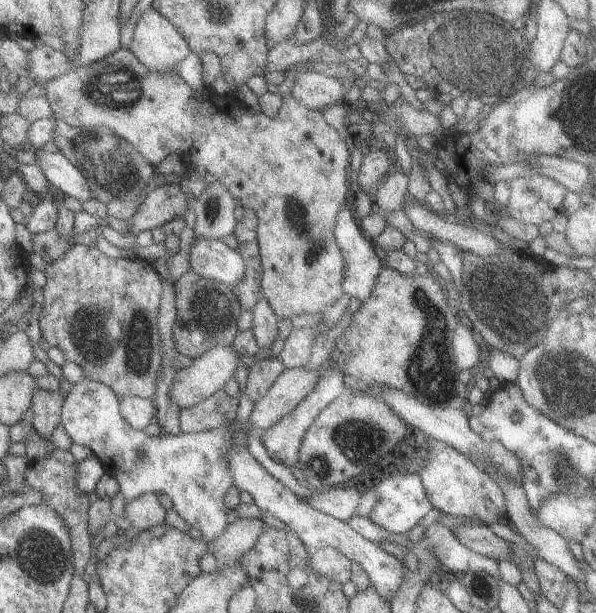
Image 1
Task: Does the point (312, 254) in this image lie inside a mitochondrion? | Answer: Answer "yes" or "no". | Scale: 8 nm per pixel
yes

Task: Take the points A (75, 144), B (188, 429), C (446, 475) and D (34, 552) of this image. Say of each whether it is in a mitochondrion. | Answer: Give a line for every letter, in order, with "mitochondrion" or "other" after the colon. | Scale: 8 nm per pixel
A: other
B: other
C: other
D: mitochondrion

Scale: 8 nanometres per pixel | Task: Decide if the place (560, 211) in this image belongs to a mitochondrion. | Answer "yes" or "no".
no

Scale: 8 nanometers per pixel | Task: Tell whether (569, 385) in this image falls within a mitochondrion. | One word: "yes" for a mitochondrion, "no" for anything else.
yes

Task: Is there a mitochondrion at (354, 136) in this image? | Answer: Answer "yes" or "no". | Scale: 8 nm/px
no

